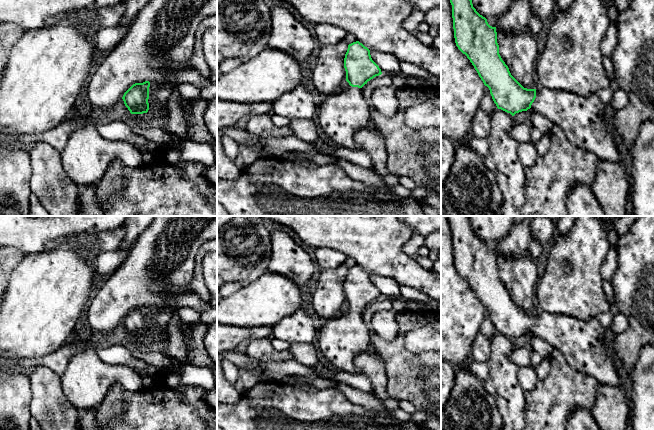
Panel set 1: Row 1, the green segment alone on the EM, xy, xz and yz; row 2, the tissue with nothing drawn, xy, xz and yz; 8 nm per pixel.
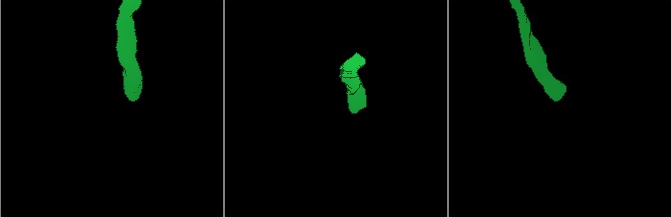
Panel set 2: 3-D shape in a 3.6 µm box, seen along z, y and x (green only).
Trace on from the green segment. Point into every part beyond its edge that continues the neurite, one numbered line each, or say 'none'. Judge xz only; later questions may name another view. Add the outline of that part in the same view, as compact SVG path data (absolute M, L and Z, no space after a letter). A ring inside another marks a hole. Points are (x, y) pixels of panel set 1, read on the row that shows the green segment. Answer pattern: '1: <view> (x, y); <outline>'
1: xz (341, 114); M348 86L335 93L327 95L318 106L316 114L322 130L337 146L349 149L360 149L354 141L354 133L370 124L370 110L362 94L362 88Z

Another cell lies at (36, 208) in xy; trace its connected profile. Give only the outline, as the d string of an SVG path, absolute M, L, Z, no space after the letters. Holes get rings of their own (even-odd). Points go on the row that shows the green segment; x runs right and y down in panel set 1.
M33 194L30 196L30 216L49 216L49 213Z

